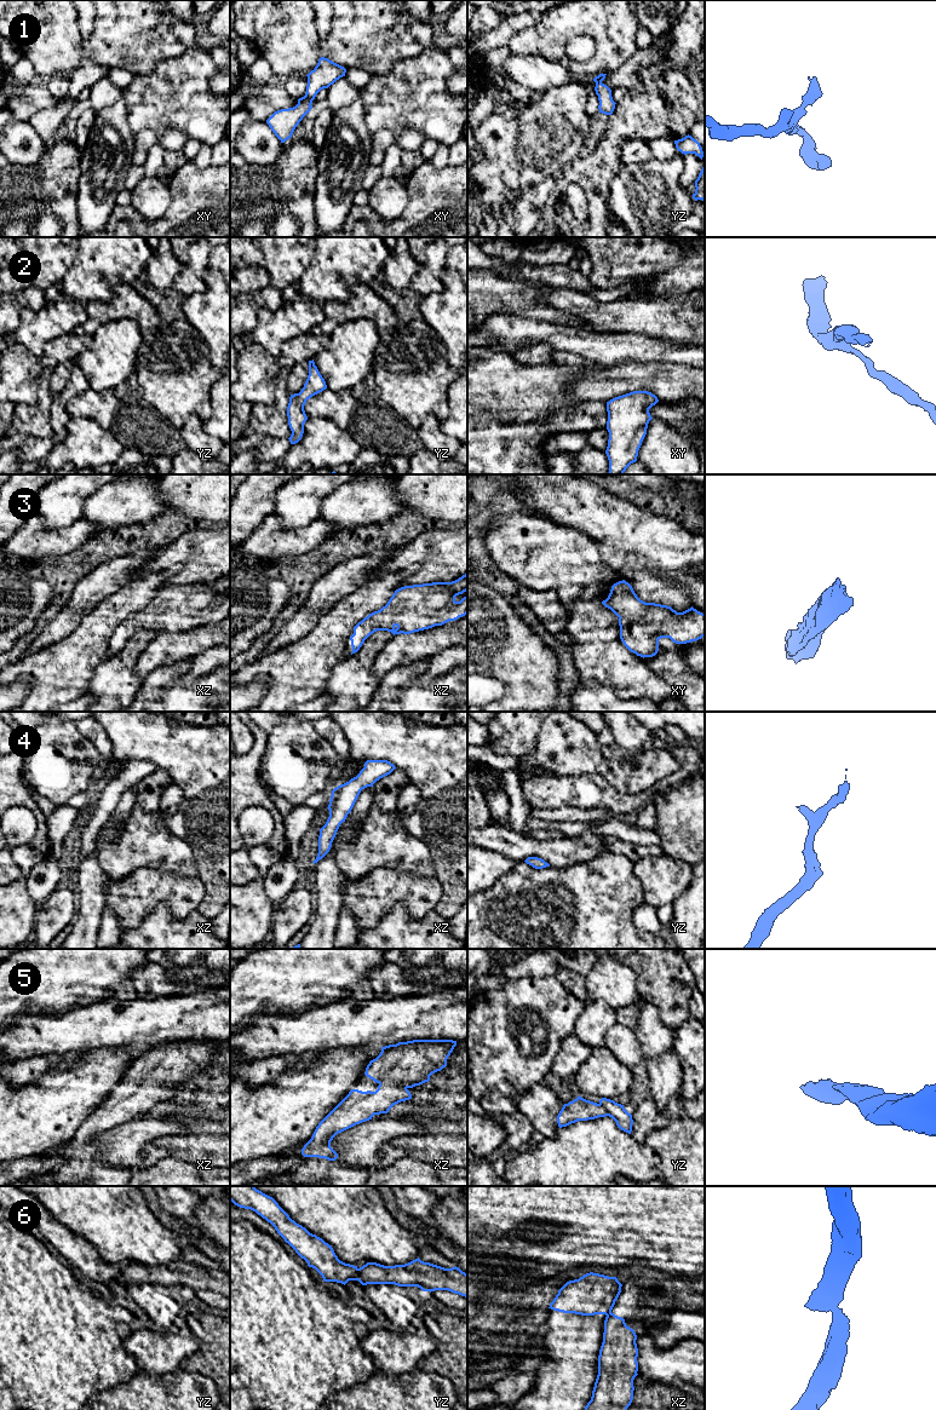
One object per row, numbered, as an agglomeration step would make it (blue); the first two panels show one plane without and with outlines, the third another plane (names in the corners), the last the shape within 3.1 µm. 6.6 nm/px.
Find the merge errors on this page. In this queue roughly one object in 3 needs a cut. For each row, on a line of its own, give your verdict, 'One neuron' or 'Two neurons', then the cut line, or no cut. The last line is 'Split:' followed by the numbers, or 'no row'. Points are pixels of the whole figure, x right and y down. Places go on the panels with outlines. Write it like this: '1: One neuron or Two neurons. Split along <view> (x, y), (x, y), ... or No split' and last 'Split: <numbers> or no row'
1: One neuron. No split
2: One neuron. No split
3: One neuron. No split
4: One neuron. No split
5: One neuron. No split
6: Two neurons. Split along yz (359, 1268), (356, 1279)
Split: 6

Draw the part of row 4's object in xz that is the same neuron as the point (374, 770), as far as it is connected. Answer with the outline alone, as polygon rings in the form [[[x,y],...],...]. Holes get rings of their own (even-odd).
[[[367,760],[360,773],[349,782],[338,785],[332,790],[328,810],[329,817],[326,824],[320,829],[318,853],[314,864],[322,859],[331,850],[337,831],[348,815],[351,812],[360,793],[380,778],[390,775],[395,765],[387,760]]]

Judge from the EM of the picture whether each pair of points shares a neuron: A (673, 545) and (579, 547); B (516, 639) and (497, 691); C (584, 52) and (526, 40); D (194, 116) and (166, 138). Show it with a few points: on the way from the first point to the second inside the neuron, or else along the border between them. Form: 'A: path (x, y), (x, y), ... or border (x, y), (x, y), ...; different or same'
A: border (575, 529), (597, 546), (601, 559), (614, 570); different
B: border (480, 673), (498, 679), (504, 685), (505, 694); different
C: border (592, 38), (573, 36), (567, 42), (566, 55); different
D: border (160, 133), (166, 130), (178, 128), (189, 138); different

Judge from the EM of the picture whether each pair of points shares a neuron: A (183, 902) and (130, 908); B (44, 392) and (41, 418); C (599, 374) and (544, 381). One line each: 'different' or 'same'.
A: same
B: same
C: different

